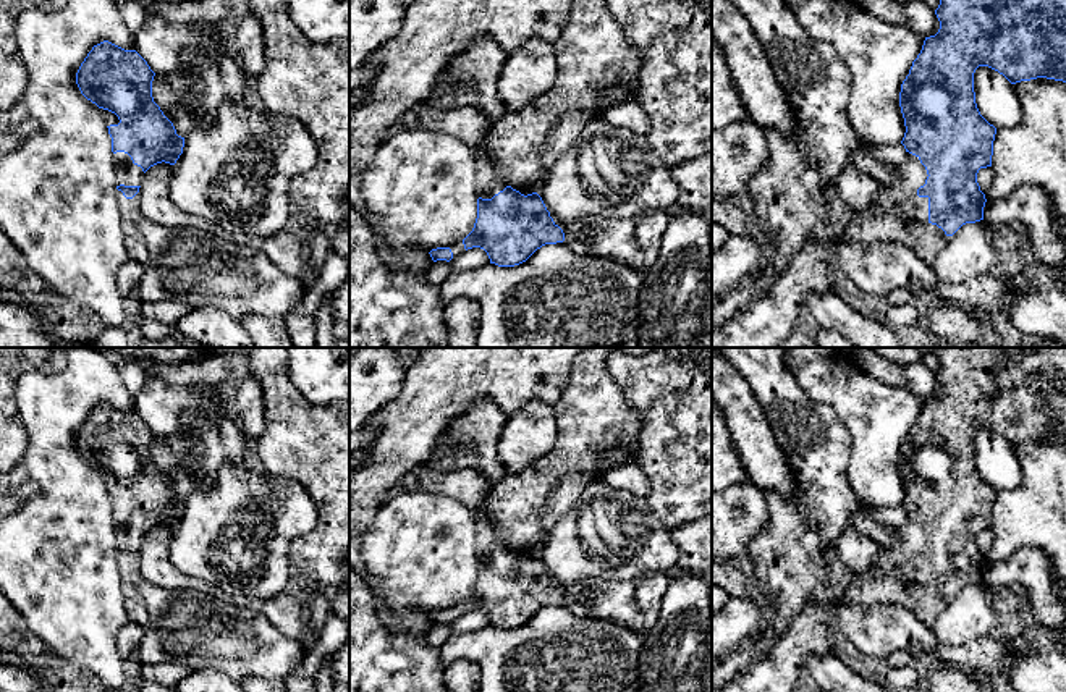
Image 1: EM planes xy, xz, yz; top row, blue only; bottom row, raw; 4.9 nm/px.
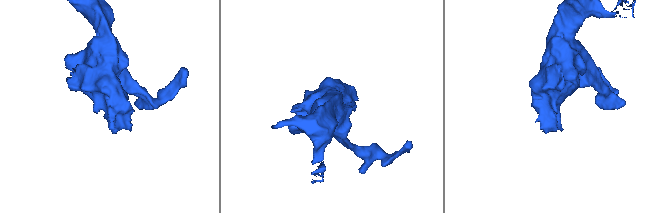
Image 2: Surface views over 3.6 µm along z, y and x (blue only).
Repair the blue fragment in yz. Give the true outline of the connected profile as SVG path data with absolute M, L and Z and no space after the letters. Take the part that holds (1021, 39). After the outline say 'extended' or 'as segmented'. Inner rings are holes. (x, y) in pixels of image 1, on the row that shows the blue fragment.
M940 0L935 15L940 29L935 36L925 37L920 53L901 84L904 160L893 165L895 179L890 186L880 186L877 202L865 212L852 213L851 222L836 234L865 246L878 241L903 243L930 267L962 225L984 220L987 199L977 183L977 173L980 168L992 167L996 128L977 108L975 70L988 66L1011 84L1037 78L1066 82L1066 0Z | extended

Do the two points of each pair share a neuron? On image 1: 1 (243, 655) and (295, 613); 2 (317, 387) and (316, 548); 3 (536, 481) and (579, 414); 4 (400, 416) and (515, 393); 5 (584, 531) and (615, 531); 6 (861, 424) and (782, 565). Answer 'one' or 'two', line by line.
1: two
2: two
3: one
4: one
5: one
6: two

